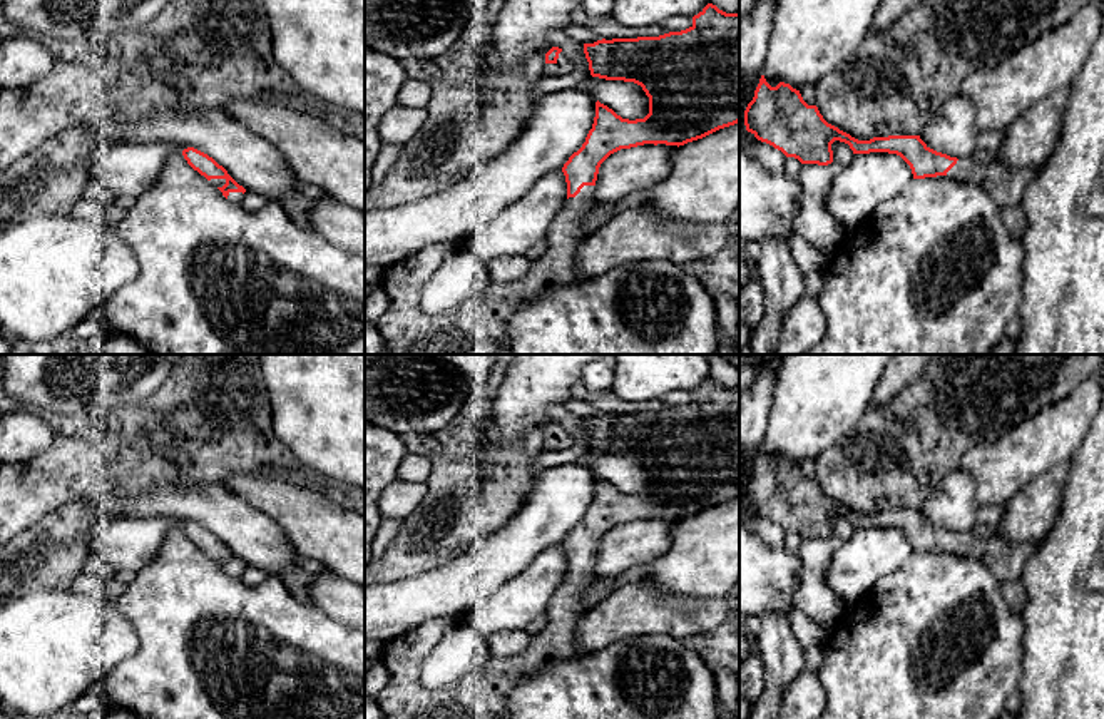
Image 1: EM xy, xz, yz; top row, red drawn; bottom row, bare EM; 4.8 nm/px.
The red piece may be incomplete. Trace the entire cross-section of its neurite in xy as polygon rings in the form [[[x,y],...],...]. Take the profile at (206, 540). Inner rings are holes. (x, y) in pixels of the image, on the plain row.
[[[194,522],[184,523],[182,530],[187,538],[216,560],[226,574],[233,577],[239,577],[243,574],[246,563],[239,560],[212,532]]]

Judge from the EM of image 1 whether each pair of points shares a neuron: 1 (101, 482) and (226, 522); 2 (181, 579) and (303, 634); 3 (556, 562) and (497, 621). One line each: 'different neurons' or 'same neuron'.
1: same neuron
2: same neuron
3: same neuron

